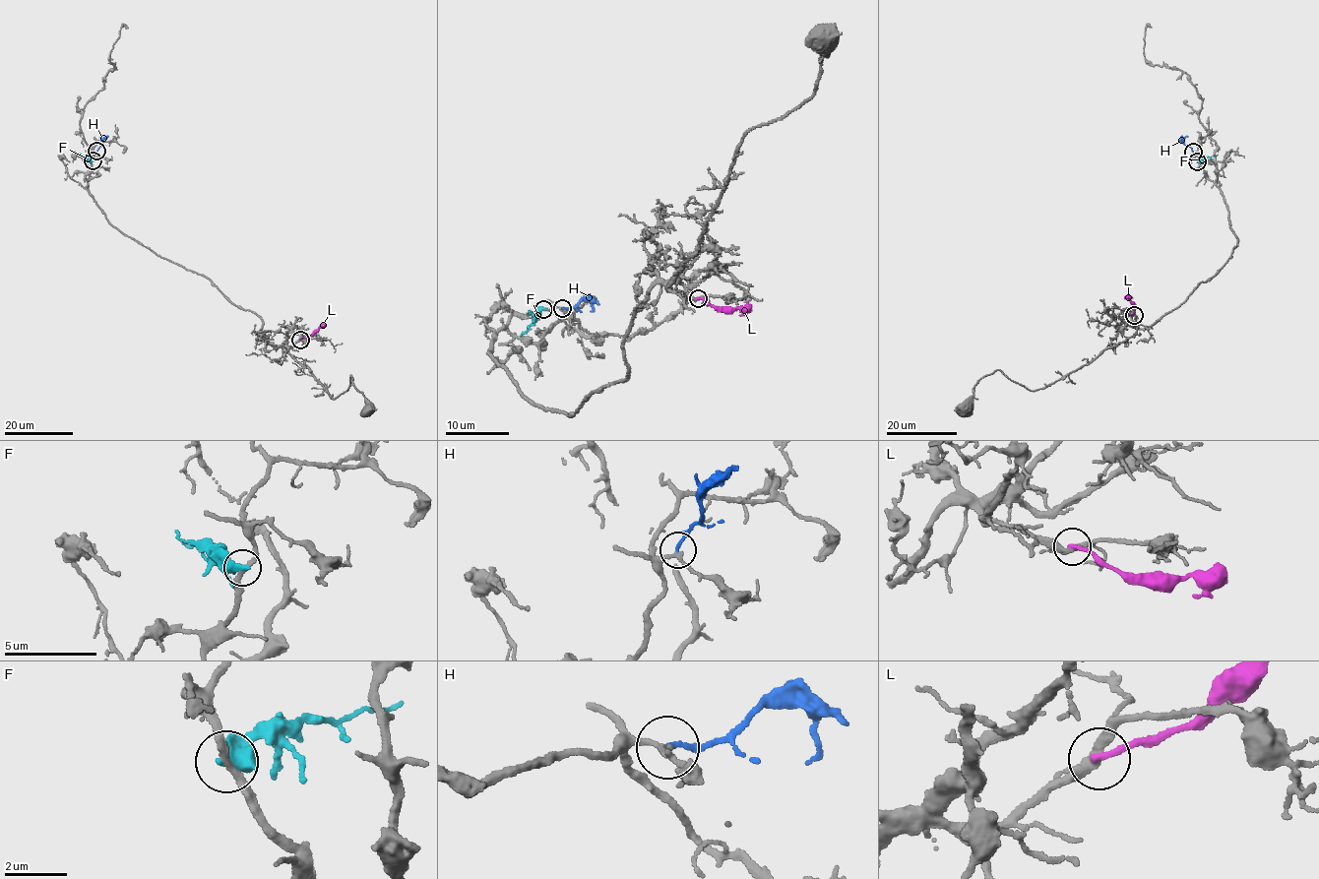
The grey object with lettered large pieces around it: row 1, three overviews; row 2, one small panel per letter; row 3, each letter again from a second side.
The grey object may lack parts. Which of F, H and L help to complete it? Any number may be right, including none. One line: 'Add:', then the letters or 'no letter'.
Add: H

